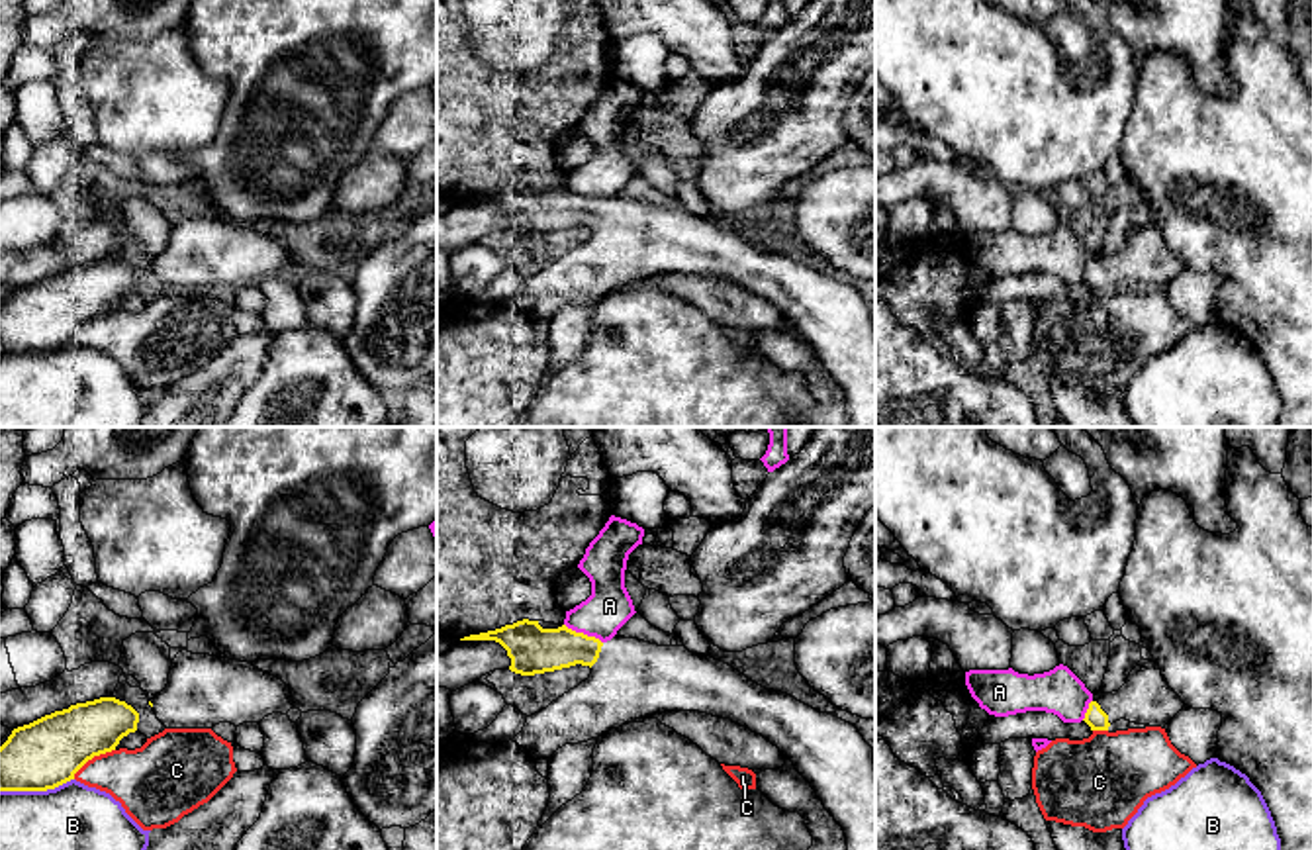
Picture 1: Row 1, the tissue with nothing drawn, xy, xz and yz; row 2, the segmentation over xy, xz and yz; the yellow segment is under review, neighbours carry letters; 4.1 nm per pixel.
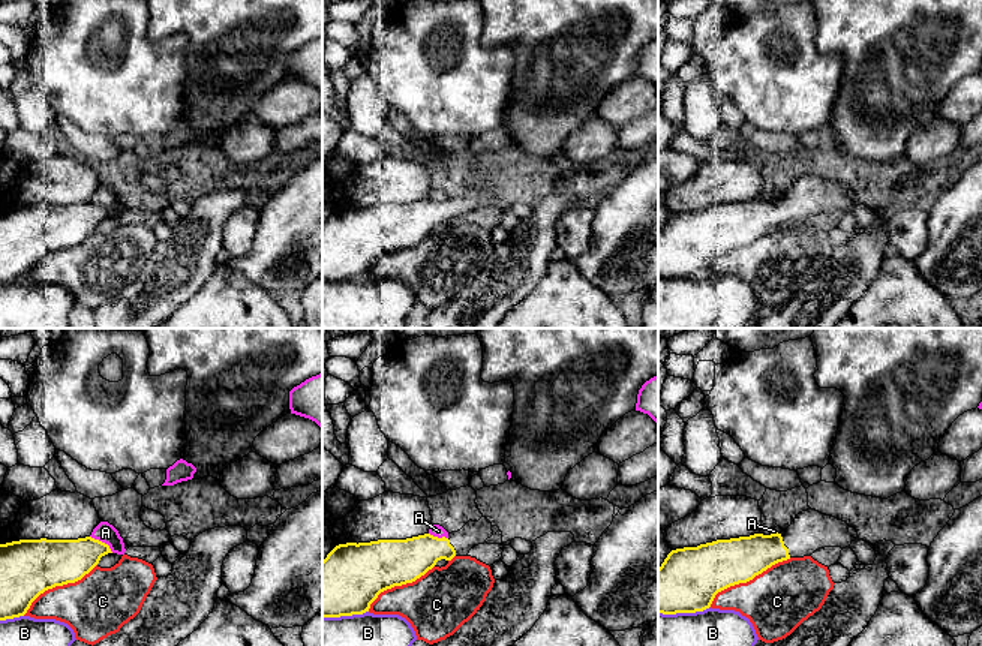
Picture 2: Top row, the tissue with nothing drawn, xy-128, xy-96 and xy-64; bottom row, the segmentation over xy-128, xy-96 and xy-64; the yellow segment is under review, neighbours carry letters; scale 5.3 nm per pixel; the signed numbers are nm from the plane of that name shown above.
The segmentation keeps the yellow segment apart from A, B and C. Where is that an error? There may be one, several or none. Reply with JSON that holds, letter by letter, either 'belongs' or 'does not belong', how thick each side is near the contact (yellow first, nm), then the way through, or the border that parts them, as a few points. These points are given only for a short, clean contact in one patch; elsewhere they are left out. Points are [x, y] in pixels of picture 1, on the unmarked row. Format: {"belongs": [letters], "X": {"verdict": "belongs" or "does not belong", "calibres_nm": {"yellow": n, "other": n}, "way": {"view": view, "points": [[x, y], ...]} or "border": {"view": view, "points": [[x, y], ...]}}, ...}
{"belongs": [], "A": {"verdict": "does not belong", "calibres_nm": {"yellow": 190, "other": 190}, "border": {"view": "xz", "points": [[564, 185], [594, 196], [602, 204]]}}, "B": {"verdict": "does not belong", "calibres_nm": {"yellow": 280, "other": 480}}, "C": {"verdict": "does not belong", "calibres_nm": {"yellow": 280, "other": 280}}}

